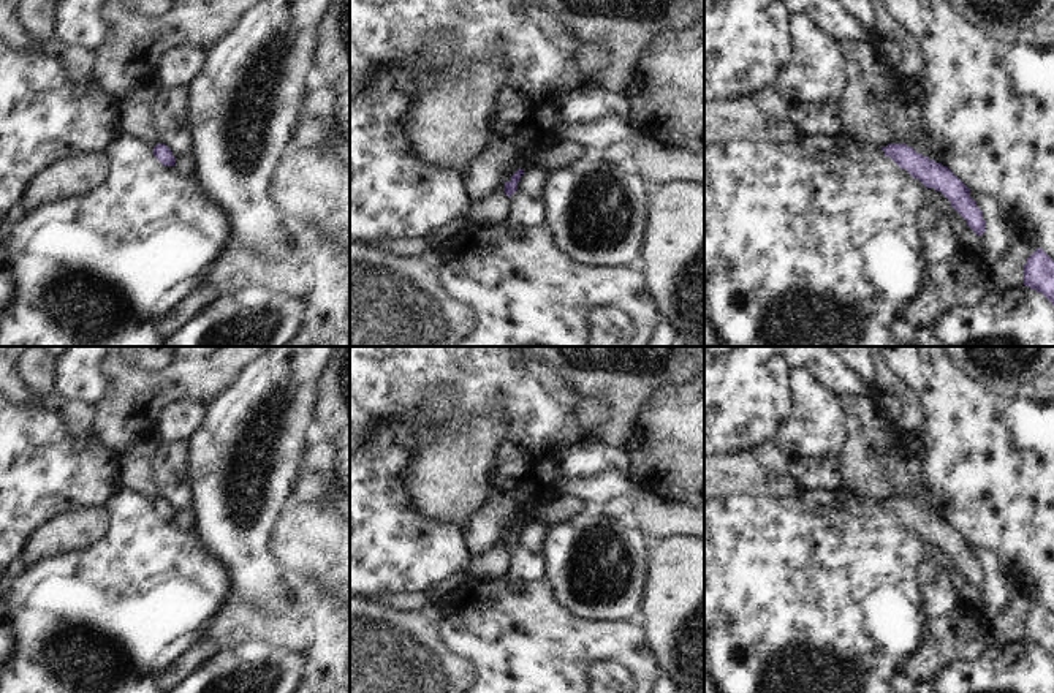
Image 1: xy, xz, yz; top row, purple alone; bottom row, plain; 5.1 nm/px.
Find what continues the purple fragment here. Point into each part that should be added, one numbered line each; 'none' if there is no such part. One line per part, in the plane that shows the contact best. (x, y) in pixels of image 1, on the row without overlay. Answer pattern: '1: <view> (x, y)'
none

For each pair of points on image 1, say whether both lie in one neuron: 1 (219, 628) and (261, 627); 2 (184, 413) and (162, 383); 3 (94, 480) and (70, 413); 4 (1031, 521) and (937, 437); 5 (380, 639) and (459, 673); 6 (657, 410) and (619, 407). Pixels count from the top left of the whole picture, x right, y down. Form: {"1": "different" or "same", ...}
{"1": "same", "2": "different", "3": "different", "4": "same", "5": "same", "6": "different"}

